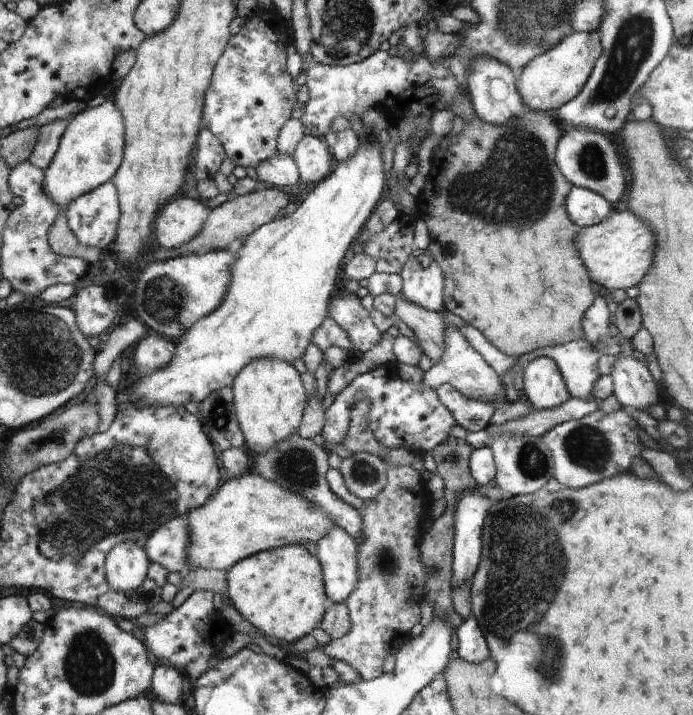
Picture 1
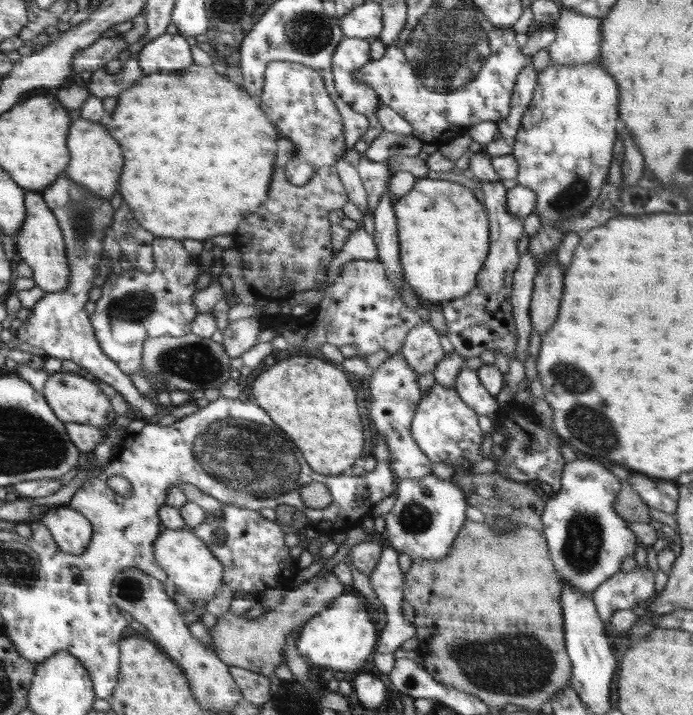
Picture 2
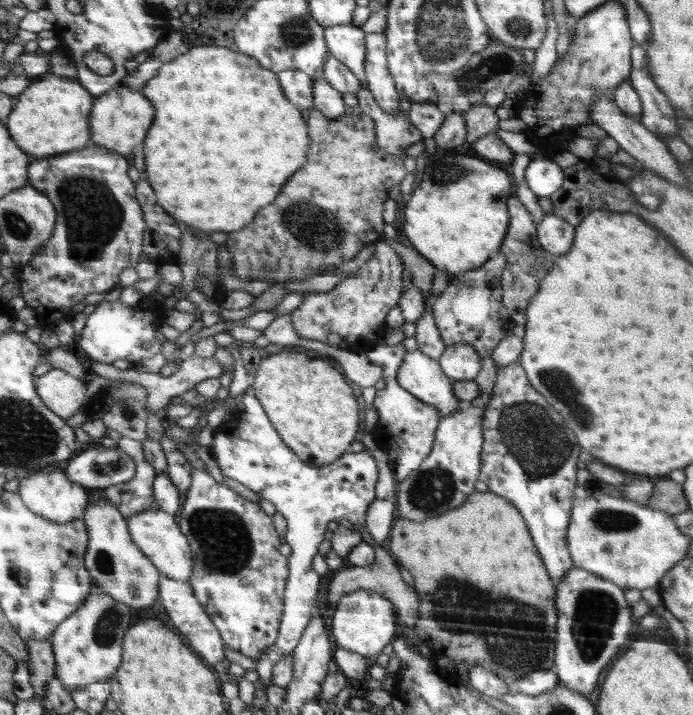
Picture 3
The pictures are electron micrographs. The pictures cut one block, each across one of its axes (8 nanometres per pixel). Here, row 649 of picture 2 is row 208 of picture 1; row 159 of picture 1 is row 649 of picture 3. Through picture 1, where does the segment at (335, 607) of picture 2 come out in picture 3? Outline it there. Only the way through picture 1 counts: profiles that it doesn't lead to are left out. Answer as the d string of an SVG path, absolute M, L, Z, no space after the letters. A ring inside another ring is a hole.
M356 590L344 595L332 615L332 635L340 647L356 651L362 656L376 656L396 634L396 612L385 595L367 590Z

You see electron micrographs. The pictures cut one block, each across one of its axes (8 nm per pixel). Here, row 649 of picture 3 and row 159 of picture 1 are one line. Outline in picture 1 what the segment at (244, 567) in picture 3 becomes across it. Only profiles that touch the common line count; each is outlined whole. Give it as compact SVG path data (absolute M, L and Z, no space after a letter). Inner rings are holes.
M258 9L245 18L242 30L230 36L230 40L228 40L228 44L226 44L222 56L220 56L218 62L216 62L210 88L206 90L206 96L204 96L204 118L202 118L202 120L204 120L206 128L214 133L216 138L220 140L220 144L222 144L224 150L226 150L226 157L230 158L232 162L236 162L237 165L244 166L244 168L256 168L258 164L264 163L264 160L272 159L276 154L279 154L277 144L280 129L288 122L288 118L290 118L290 114L292 114L292 108L294 108L294 104L296 104L296 92L294 92L294 88L292 88L290 73L286 72L286 40L291 40L289 36L289 22L290 19L285 15L285 12L278 12L278 9Z

